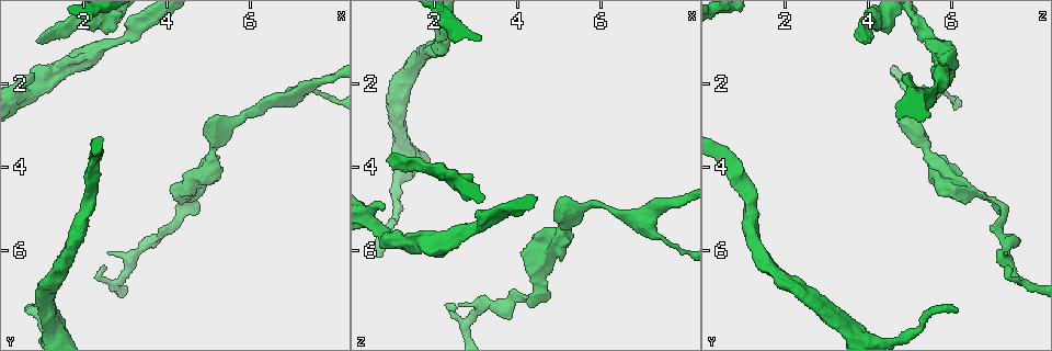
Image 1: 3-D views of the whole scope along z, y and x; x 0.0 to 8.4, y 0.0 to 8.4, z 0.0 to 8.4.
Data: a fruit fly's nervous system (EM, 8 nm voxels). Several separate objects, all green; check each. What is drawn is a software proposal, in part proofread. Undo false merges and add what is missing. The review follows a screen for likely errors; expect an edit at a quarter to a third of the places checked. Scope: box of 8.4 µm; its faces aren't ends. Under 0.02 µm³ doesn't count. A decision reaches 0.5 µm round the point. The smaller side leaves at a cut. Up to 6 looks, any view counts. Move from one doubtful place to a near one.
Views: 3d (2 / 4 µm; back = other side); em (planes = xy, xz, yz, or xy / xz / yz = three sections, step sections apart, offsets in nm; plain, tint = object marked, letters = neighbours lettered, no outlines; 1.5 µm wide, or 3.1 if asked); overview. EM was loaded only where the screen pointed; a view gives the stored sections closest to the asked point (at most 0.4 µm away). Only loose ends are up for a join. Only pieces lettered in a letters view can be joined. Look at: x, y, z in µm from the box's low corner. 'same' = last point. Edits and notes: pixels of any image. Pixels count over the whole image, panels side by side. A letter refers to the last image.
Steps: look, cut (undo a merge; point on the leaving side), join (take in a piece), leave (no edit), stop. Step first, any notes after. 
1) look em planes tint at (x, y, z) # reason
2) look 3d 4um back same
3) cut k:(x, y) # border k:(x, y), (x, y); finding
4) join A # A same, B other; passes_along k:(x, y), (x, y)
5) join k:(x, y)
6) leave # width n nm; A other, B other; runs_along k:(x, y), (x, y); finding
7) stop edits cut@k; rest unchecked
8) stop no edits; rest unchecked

look 3d 2um at (0.85, 1.00, 3.85) # branch stops here

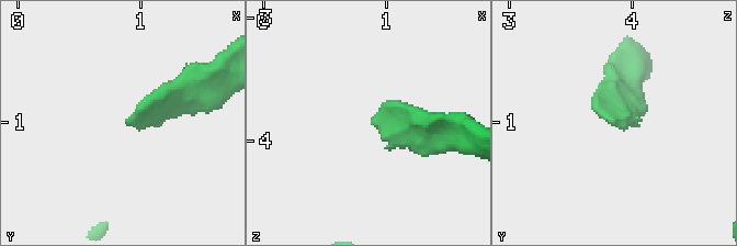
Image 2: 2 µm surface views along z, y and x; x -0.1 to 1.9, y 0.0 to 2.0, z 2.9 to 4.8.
look em xy step 4 letters at (0.88, 1.00, 3.82) # shape alone is not enough

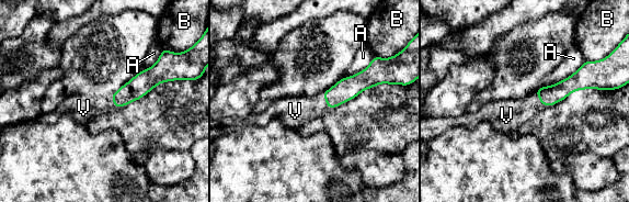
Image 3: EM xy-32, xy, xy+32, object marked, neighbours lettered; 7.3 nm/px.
look em planes letters same

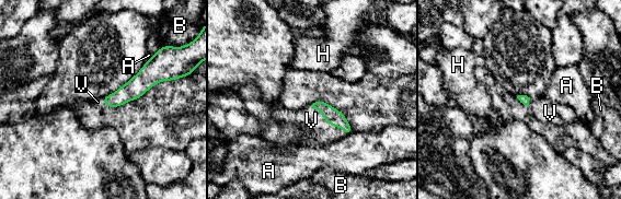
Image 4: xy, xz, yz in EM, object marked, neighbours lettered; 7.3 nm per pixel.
join V # A other, B other, H other, V same; passes_along 4:(330, 114), (321, 113), (311, 120); the cell continues

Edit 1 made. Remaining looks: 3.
look overview

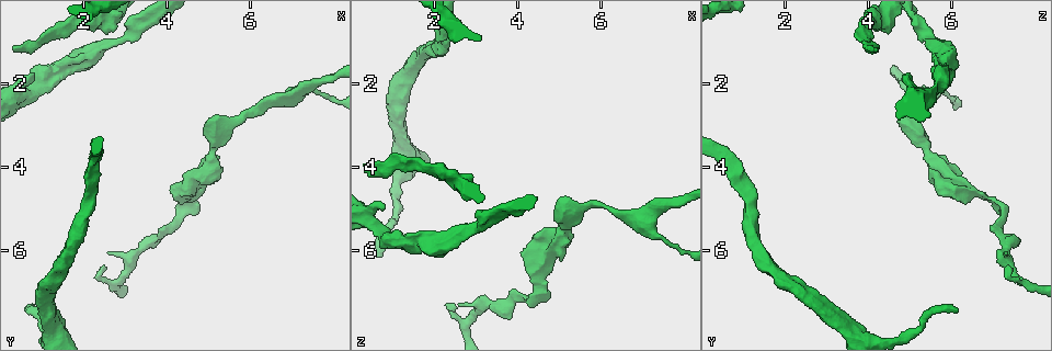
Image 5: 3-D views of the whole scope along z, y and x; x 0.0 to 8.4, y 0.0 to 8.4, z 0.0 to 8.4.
look em xz step 8 tint at (4.50, 4.70, 6.70) # abrupt turn

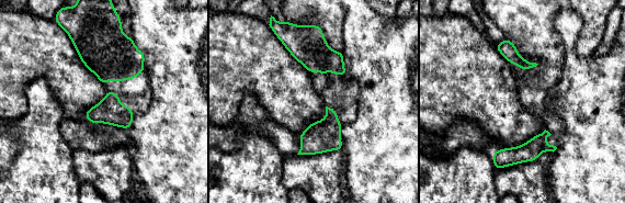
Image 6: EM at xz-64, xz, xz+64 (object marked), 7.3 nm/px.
look em planes letters same # cut it another way

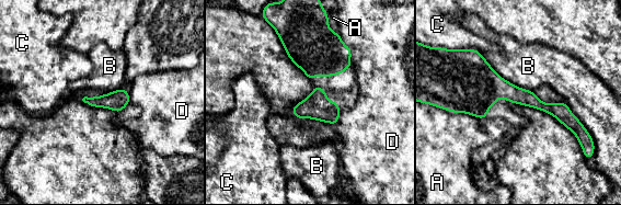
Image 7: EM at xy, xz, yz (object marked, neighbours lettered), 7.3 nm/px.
leave # A other, B other, C other, D other; border 7:(481, 54), (506, 80), (532, 91); one cell here

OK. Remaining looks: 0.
stop edits join@4; rest unchecked

